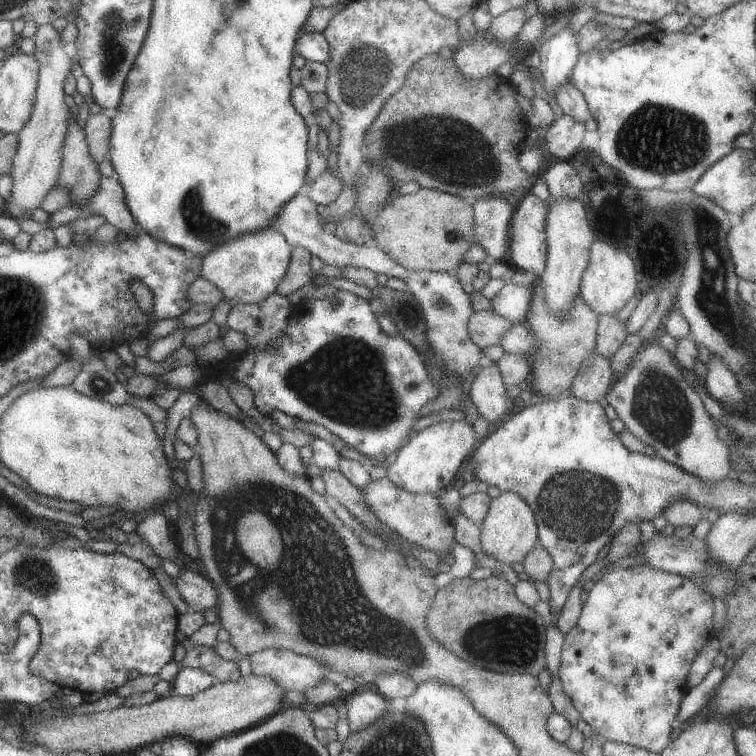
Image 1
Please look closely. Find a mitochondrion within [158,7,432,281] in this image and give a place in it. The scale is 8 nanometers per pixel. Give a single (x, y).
(363, 68)

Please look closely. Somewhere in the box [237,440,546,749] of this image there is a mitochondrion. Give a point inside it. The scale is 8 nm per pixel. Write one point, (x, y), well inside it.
(513, 640)

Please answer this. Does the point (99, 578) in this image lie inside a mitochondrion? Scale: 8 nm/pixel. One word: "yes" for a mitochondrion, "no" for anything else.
no

